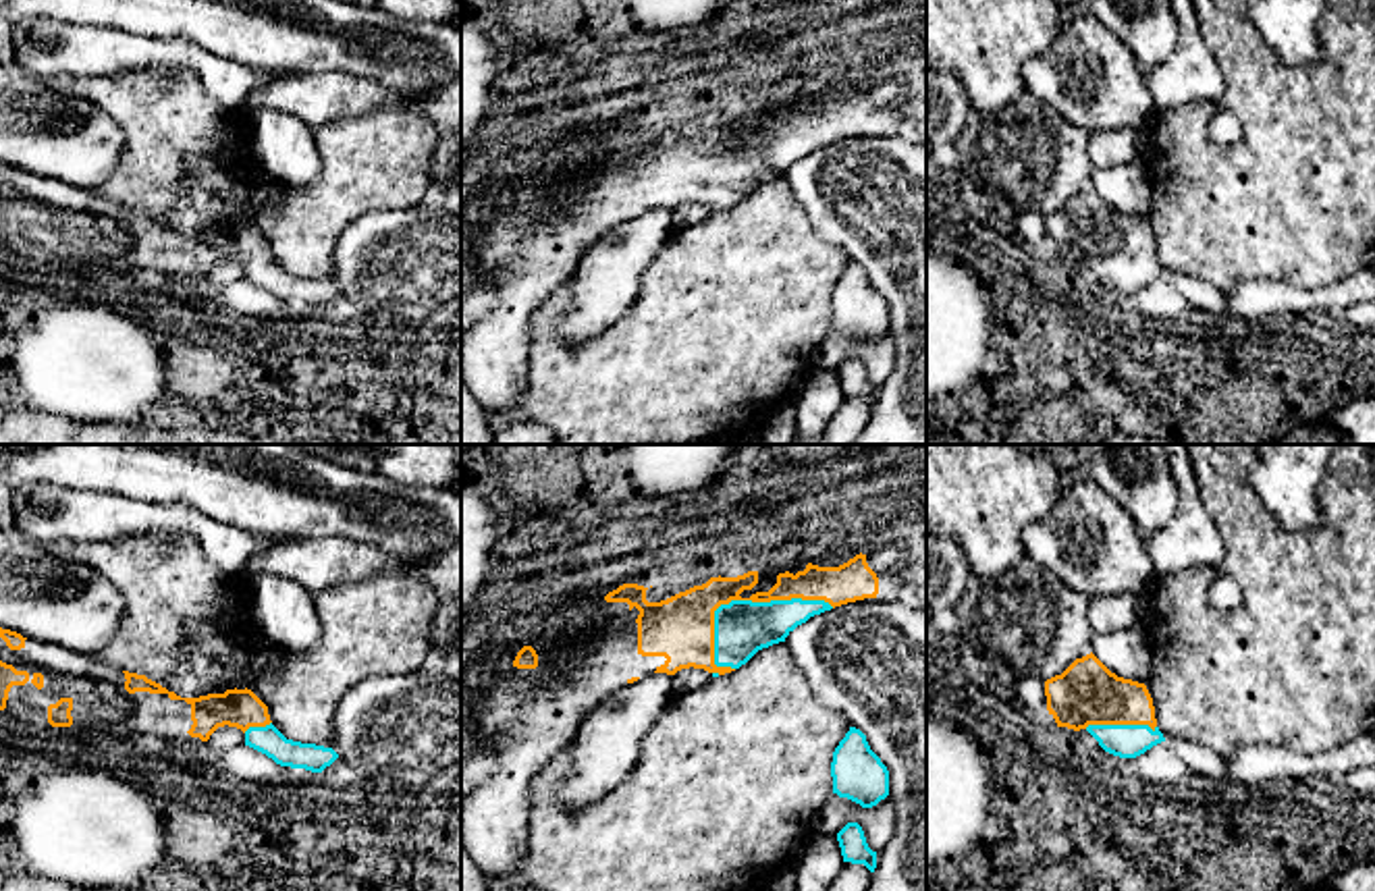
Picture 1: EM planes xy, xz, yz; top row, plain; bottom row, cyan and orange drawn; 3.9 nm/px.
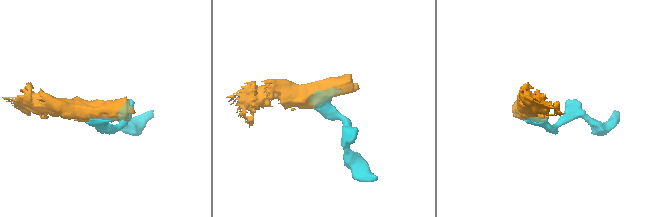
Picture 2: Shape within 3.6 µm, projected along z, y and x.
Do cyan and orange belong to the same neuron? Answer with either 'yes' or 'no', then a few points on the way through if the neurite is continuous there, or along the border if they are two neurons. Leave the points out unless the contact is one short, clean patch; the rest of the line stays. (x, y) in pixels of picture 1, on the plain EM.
yes

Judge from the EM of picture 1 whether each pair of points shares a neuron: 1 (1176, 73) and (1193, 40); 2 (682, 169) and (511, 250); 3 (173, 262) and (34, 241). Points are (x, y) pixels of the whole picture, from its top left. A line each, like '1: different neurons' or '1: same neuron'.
1: same neuron
2: same neuron
3: same neuron

